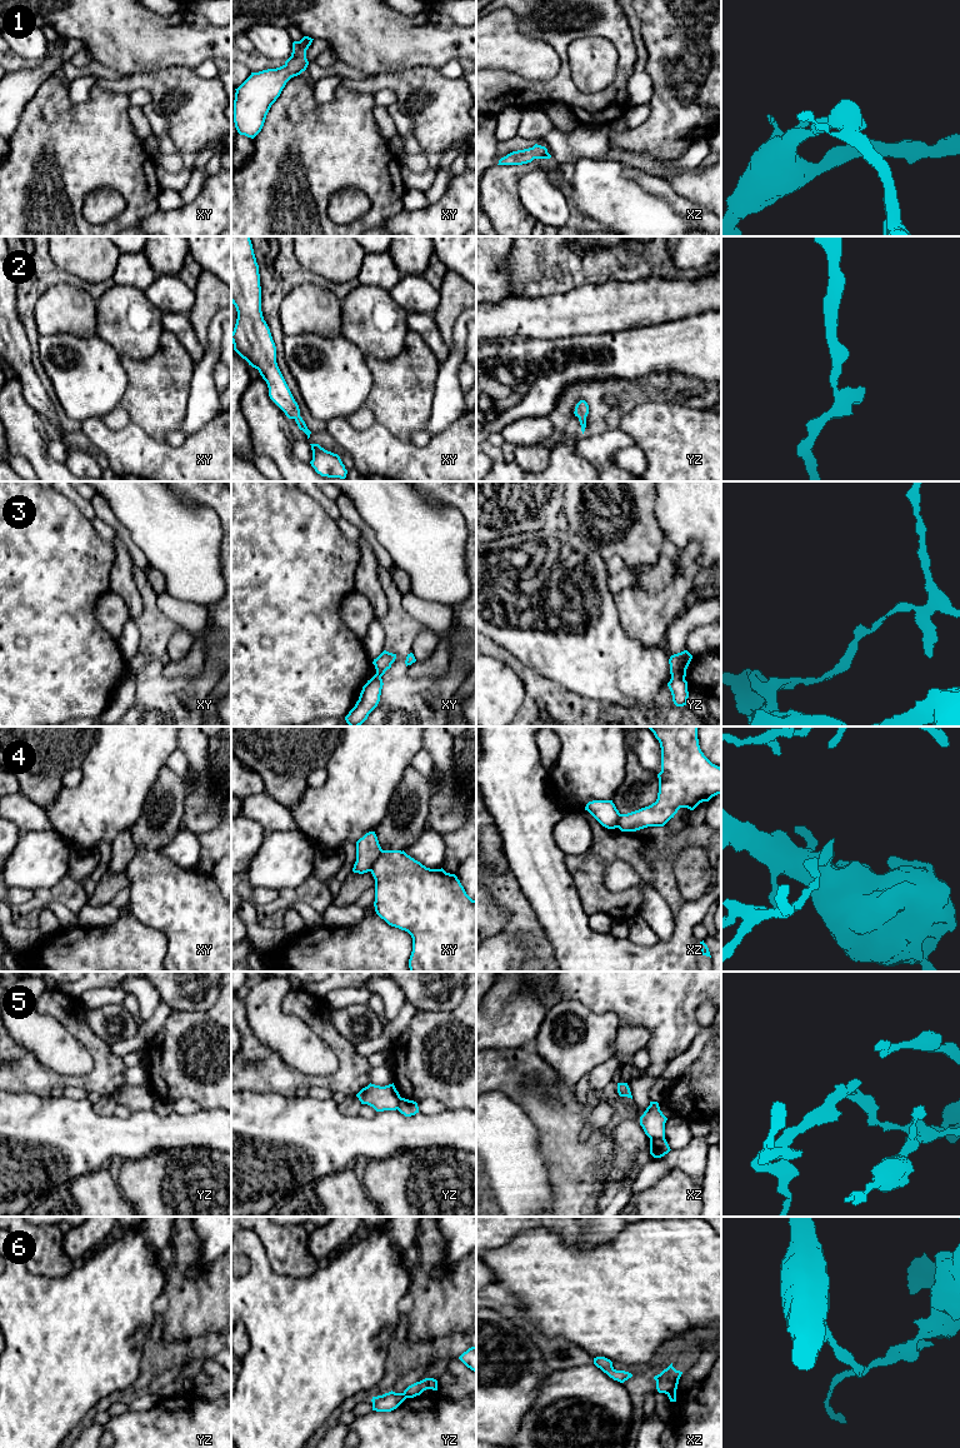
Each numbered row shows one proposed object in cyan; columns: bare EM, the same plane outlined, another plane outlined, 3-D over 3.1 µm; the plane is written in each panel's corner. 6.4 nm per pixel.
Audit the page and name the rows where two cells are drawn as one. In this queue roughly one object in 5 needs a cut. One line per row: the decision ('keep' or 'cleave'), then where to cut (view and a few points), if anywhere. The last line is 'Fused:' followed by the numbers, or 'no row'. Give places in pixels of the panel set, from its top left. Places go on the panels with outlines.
1: keep; cut none
2: keep; cut none
3: cleave; cut yz (671, 674), (684, 679)
4: cleave; cut xy (383, 850), (370, 870)
5: cleave; cut xz (650, 1138), (664, 1139)
6: cleave; cut yz (403, 1393), (406, 1397)
Fused: 3, 4, 5, 6

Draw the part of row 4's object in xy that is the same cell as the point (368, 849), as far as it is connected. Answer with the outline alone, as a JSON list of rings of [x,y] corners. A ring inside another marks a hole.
[[[375,832],[366,833],[356,842],[356,862],[352,872],[359,874],[371,872],[372,865],[381,852],[382,849],[379,844]]]

